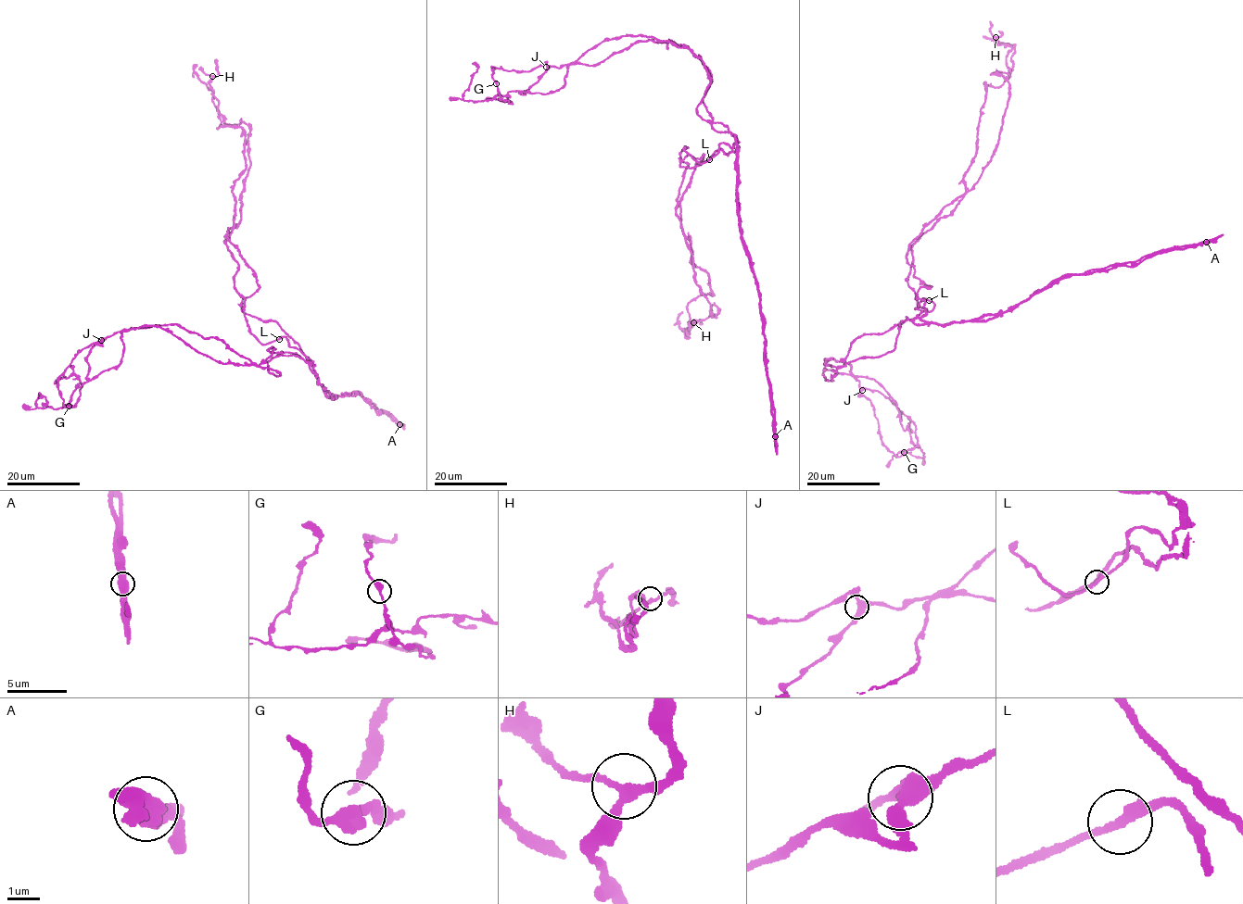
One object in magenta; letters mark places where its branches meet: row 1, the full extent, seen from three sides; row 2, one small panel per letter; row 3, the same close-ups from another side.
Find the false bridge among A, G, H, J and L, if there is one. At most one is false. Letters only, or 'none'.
A

